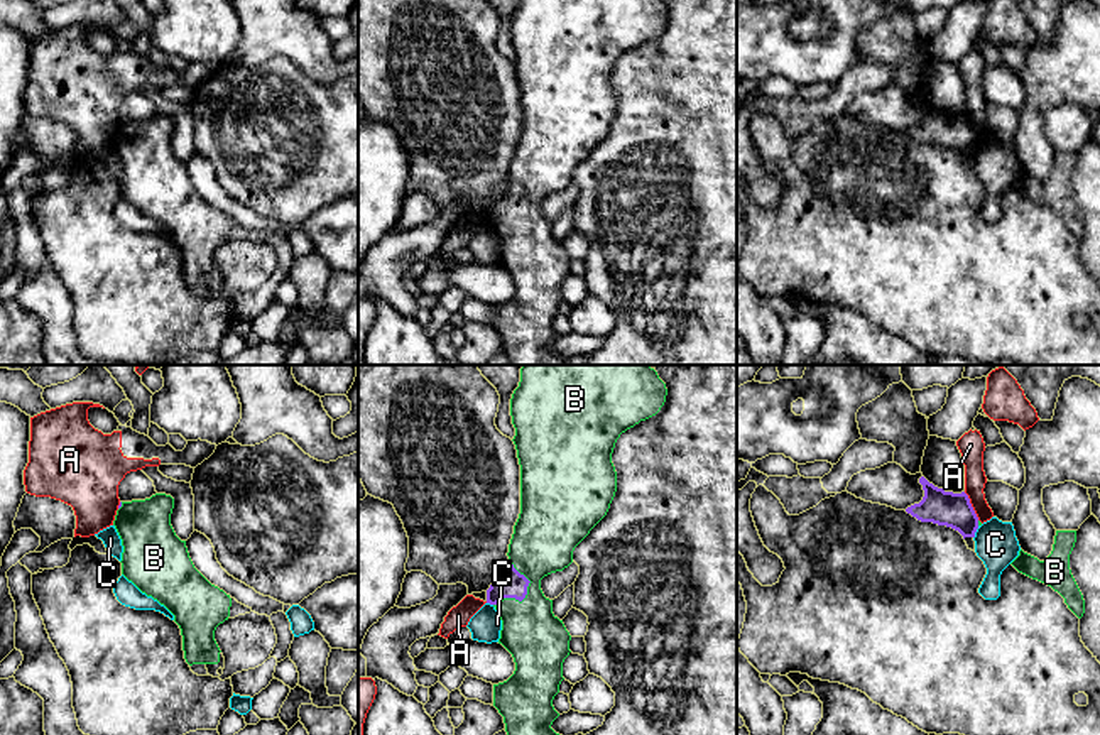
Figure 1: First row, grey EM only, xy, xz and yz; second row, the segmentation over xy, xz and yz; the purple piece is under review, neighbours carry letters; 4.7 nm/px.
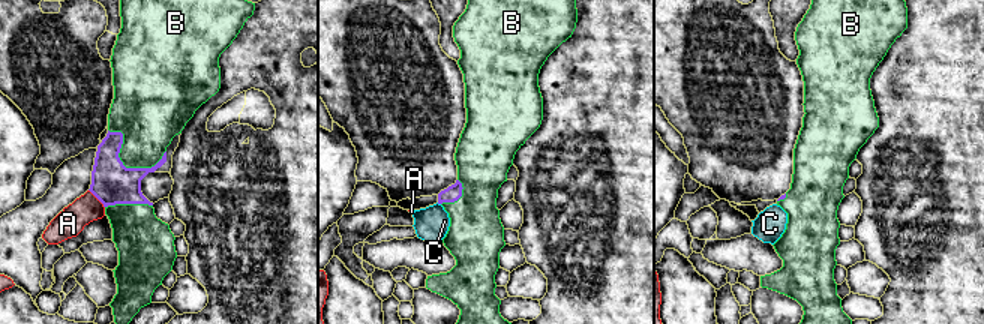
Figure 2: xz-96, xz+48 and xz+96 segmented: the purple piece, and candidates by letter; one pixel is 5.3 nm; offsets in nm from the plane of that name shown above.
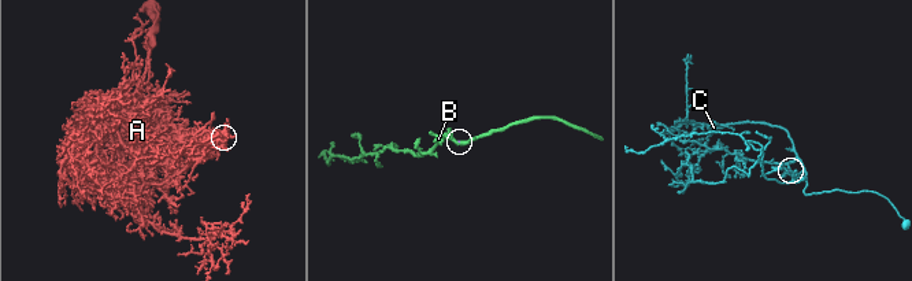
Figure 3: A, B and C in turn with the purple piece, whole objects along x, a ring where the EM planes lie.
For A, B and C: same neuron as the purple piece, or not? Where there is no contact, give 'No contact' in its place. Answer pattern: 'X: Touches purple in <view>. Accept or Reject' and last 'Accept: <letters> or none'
A: Touches purple in yz. Reject
B: Touches purple in xz. Accept
C: Touches purple in yz. Reject
Accept: B

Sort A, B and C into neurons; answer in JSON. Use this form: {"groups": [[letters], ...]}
{"groups": [["A"], ["B"], ["C"]]}

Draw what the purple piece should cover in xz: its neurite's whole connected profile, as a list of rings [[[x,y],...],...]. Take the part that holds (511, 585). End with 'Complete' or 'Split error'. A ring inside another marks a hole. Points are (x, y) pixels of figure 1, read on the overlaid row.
[[[522,365],[520,382],[510,399],[515,427],[514,444],[520,465],[520,514],[509,544],[509,566],[487,590],[487,603],[500,613],[502,644],[514,657],[514,674],[493,684],[493,706],[504,716],[507,735],[559,735],[551,725],[559,716],[553,706],[559,693],[563,662],[569,656],[571,635],[553,613],[553,600],[541,590],[541,580],[573,563],[575,547],[607,515],[617,492],[612,453],[622,433],[656,416],[666,402],[667,389],[649,365]]]. Split error

